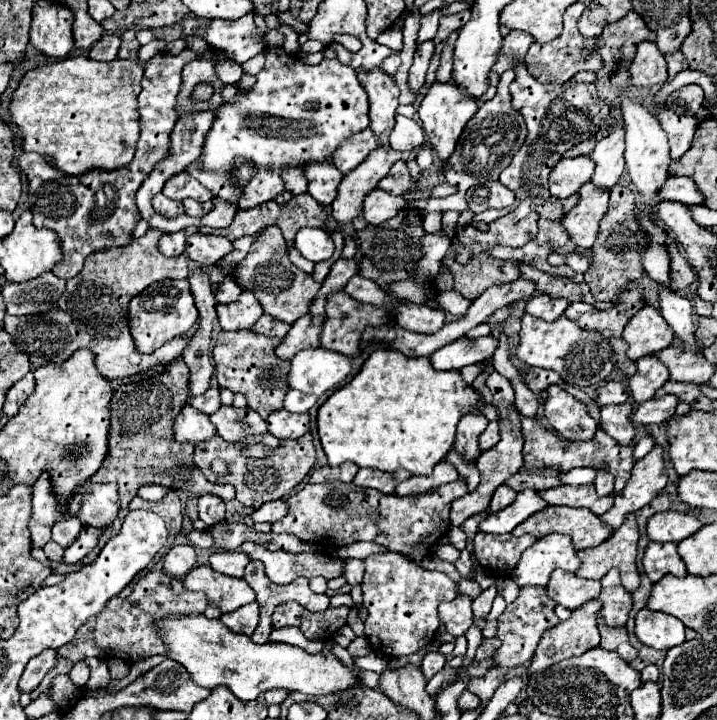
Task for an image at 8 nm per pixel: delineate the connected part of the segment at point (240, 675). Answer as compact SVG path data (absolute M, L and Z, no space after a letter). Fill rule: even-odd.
M204 614L166 616L156 624L156 630L168 646L166 658L180 662L196 684L210 690L226 686L240 700L254 700L272 688L322 696L362 684L356 672L346 668L334 654L308 654L302 648L276 642L254 644L248 636L232 632L220 620L208 620Z

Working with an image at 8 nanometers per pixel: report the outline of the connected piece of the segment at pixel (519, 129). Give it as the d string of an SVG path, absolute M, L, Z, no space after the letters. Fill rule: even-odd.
M506 70L500 78L498 92L492 100L484 102L474 118L466 124L462 138L456 146L456 152L452 154L446 170L446 180L456 188L455 194L446 196L446 198L426 198L426 200L416 200L410 202L412 208L422 210L422 212L446 212L446 210L456 210L463 212L468 210L466 202L466 190L470 186L478 186L486 180L498 180L500 172L510 164L510 158L522 148L524 138L526 138L526 124L524 118L512 108L510 104L510 92L508 86L514 80L514 70Z

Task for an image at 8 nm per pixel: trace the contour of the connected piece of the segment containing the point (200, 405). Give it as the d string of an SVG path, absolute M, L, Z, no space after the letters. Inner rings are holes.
M208 388L204 394L196 396L190 404L200 412L214 414L220 408L220 388Z

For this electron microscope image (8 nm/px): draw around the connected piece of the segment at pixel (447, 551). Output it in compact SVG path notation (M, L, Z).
M440 544L438 550L436 550L436 554L438 554L442 560L448 560L448 562L456 562L458 556L460 556L460 552L458 552L452 544Z

